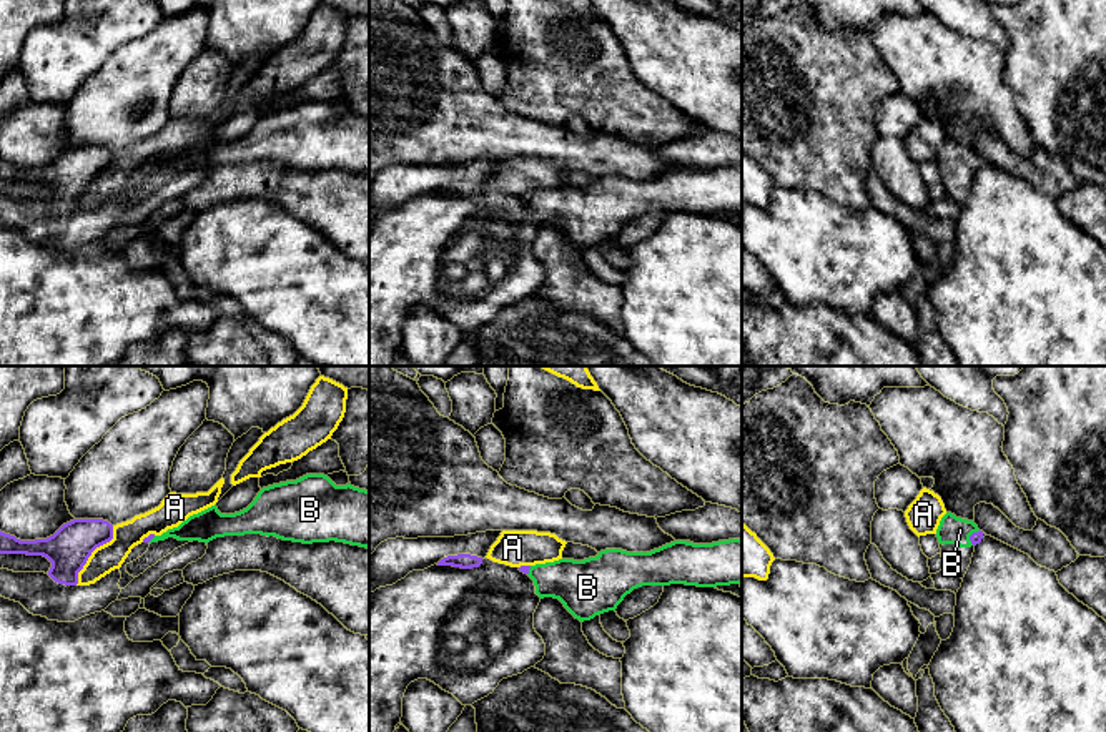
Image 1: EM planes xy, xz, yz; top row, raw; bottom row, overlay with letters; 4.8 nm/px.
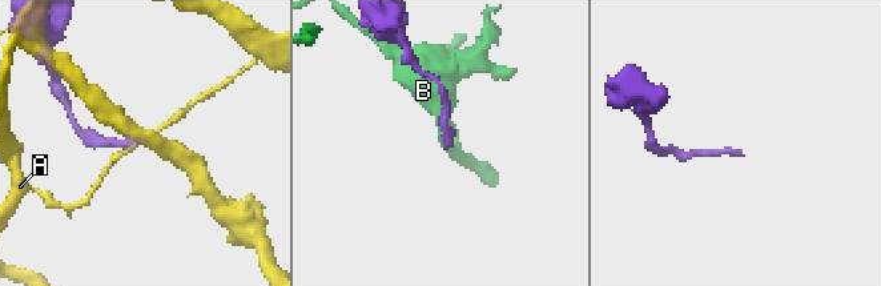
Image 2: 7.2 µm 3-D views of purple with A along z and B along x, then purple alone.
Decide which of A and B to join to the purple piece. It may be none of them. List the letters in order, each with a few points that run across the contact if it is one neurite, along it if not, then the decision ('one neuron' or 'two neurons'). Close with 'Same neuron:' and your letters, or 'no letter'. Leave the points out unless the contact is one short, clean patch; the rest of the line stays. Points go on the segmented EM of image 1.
A: two neurons
B: yz (975, 538), (970, 536), (952, 529) | one neuron
Same neuron: B

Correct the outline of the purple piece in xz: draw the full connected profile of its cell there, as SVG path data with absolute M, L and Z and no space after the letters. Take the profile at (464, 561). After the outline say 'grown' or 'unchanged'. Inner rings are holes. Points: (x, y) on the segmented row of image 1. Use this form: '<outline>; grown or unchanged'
M471 554L447 556L437 562L437 566L452 566L461 569L472 569L482 564L482 557Z; unchanged

